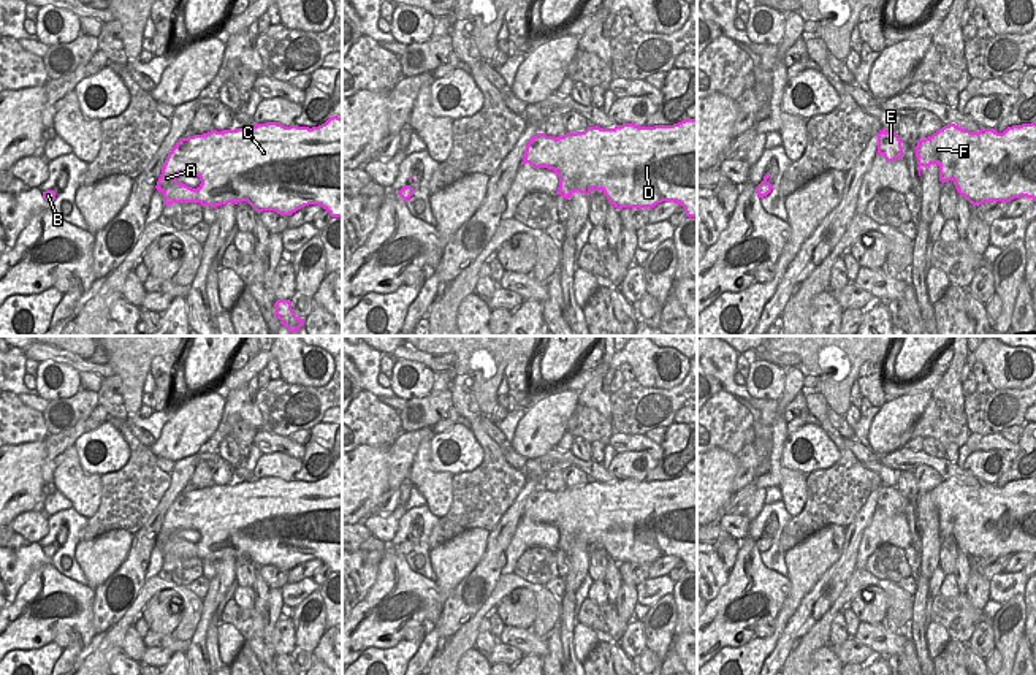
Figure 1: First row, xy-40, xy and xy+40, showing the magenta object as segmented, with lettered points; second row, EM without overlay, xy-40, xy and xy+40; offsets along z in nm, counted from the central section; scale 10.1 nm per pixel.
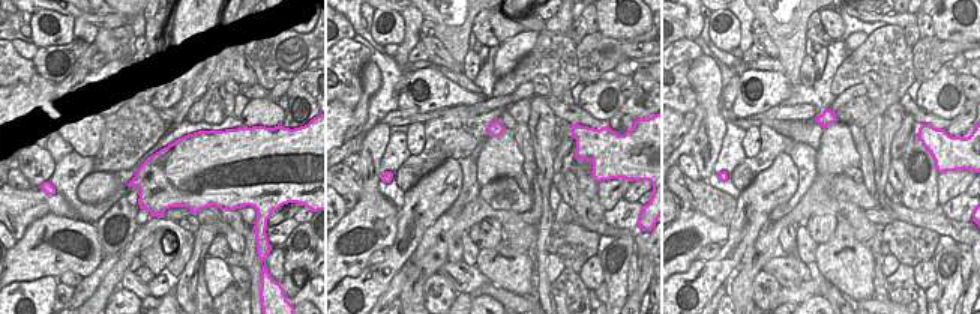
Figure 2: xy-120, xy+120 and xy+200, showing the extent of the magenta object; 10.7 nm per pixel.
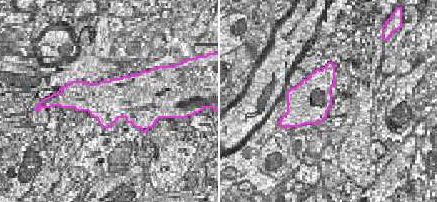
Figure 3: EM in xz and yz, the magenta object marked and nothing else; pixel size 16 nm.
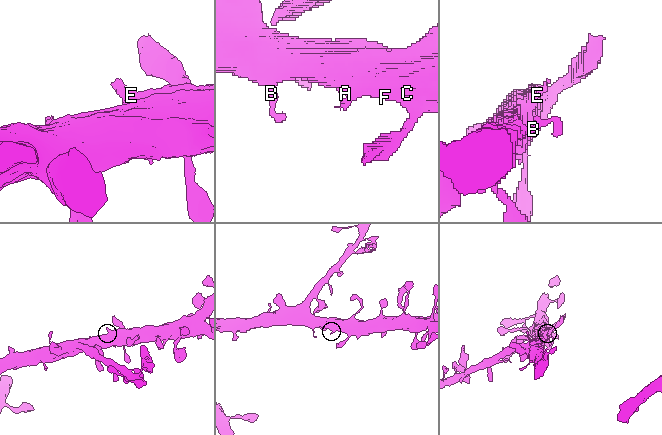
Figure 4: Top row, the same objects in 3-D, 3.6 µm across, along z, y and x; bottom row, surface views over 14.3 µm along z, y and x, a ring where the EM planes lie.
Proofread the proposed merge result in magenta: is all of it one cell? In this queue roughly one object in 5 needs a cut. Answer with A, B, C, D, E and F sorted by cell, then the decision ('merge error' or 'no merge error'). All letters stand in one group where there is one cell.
groups A B C D E F; no merge error

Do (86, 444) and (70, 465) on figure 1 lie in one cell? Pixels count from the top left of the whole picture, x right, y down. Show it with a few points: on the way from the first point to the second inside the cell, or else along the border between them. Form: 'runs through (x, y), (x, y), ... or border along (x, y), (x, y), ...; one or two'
border along (73, 446), (78, 463), (86, 471), (100, 476); two

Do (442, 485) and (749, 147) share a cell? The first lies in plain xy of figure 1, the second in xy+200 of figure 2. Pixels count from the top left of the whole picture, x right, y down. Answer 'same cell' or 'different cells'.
same cell

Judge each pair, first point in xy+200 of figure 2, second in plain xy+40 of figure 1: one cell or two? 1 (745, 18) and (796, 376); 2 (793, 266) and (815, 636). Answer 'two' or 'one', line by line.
1: one
2: two

